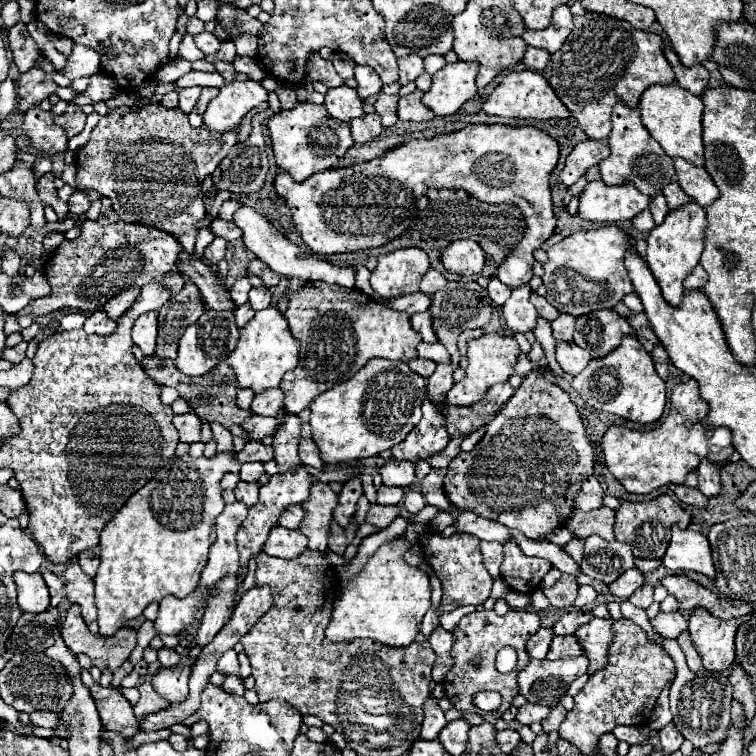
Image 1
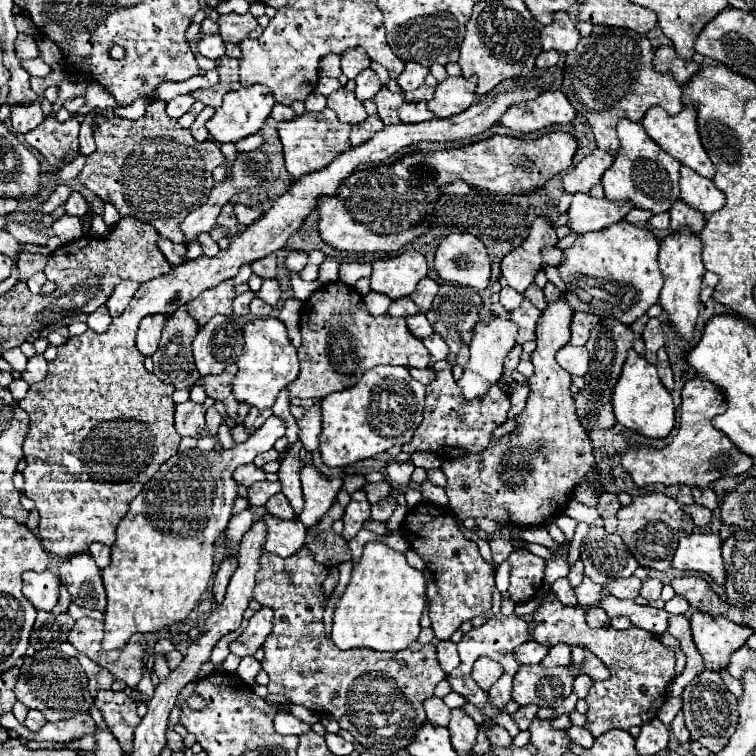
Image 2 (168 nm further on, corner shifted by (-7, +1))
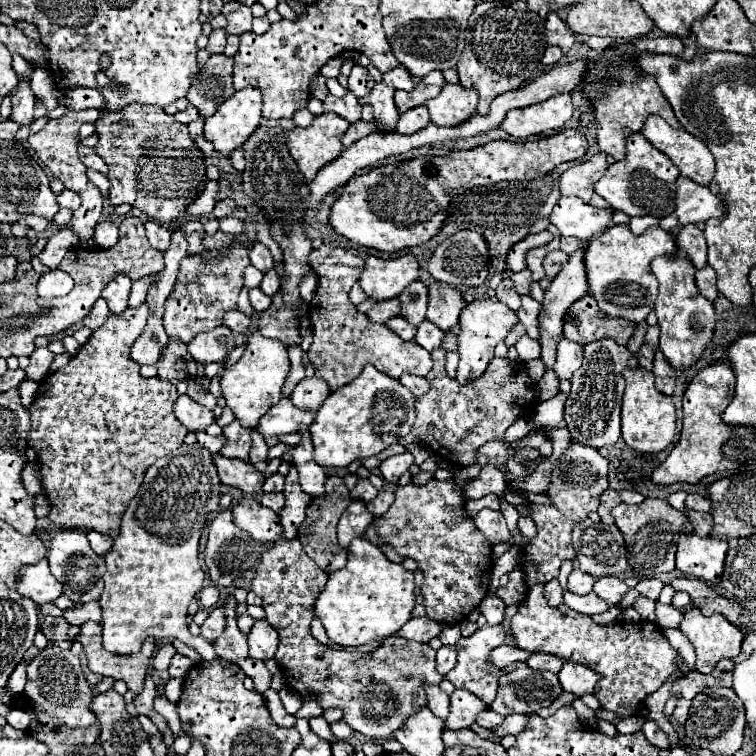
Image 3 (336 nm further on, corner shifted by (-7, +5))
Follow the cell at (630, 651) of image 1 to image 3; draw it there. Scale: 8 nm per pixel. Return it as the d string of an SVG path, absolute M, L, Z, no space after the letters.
M543 585L531 587L527 597L519 603L519 611L511 617L509 633L523 651L559 655L563 661L581 663L597 671L601 679L597 681L595 697L603 709L621 717L639 713L643 699L655 693L665 679L677 671L677 651L655 623L619 621L613 625L597 625L591 617L579 615L567 605L547 607Z

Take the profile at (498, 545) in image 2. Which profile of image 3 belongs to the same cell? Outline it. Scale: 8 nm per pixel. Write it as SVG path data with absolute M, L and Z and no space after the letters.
M481 509L473 521L475 521L477 529L489 539L491 545L497 545L501 541L507 541L511 537L511 533L507 529L507 523L505 523L501 511Z

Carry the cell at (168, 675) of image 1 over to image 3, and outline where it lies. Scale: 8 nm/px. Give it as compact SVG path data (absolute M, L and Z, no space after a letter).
M171 643L163 645L163 647L155 653L155 657L153 657L153 667L155 667L155 669L167 669L173 655L175 655L175 647L173 647Z

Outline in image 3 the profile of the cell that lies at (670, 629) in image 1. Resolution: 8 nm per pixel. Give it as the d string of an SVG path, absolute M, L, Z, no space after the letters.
M563 591L563 603L567 607L571 607L573 611L579 611L583 615L595 615L595 613L603 613L605 609L609 609L609 603L603 603L603 599L599 599L593 591L587 595L575 595L571 591Z

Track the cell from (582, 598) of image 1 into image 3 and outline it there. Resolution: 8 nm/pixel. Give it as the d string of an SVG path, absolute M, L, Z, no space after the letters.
M573 569L573 573L569 575L569 581L567 581L567 589L577 593L577 595L587 595L591 589L593 589L593 583L595 583L595 577L591 577L589 573L583 573L581 569Z

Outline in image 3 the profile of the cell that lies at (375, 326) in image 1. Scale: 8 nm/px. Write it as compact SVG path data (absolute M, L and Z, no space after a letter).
M321 245L319 249L311 251L309 263L319 277L317 291L309 303L309 315L315 335L313 345L309 349L309 361L315 367L315 375L325 379L331 391L337 391L357 379L363 367L369 363L375 365L381 373L391 375L393 379L399 379L403 373L425 377L431 371L433 361L427 349L419 347L413 341L399 339L399 335L395 335L381 323L371 323L349 301L347 293L363 271L361 257L353 255L349 249L343 247Z

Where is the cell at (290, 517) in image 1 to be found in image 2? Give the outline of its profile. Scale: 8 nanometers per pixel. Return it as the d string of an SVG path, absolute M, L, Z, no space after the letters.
M277 493L277 495L273 495L269 501L267 501L267 511L271 513L271 515L275 515L275 517L279 517L279 519L295 519L297 515L295 515L295 511L293 511L293 507L291 507L291 503L289 503L289 499L283 495L283 493Z

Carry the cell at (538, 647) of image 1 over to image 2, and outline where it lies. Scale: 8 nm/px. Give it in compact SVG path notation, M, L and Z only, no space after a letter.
M527 641L523 643L523 647L519 647L519 651L515 651L515 659L519 659L519 663L523 665L533 665L533 663L541 663L543 657L547 655L547 647L543 643L535 643L535 641Z

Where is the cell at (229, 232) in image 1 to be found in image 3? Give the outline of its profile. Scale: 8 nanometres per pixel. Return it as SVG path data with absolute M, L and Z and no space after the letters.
M223 199L223 201L219 201L217 205L215 205L215 209L213 209L213 215L217 217L217 219L223 219L223 217L227 217L227 215L231 215L233 211L235 211L235 201L233 199Z

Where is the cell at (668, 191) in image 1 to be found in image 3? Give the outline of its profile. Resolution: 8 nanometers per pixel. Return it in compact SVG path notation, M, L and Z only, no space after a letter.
M687 225L679 229L677 245L685 253L685 257L693 263L695 269L703 269L707 265L707 245L703 231L697 225Z

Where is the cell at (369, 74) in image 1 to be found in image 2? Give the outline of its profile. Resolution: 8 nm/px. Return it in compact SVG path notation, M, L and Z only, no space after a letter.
M369 67L369 69L363 69L357 79L355 79L357 87L355 87L355 95L359 101L365 101L365 99L373 99L379 91L381 91L381 81L379 81L379 75Z

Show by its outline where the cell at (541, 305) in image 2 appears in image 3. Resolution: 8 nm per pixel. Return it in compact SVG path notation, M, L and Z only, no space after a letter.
M507 269L507 275L515 283L515 289L519 295L529 295L529 285L531 285L531 271L529 269L523 269L519 273Z

